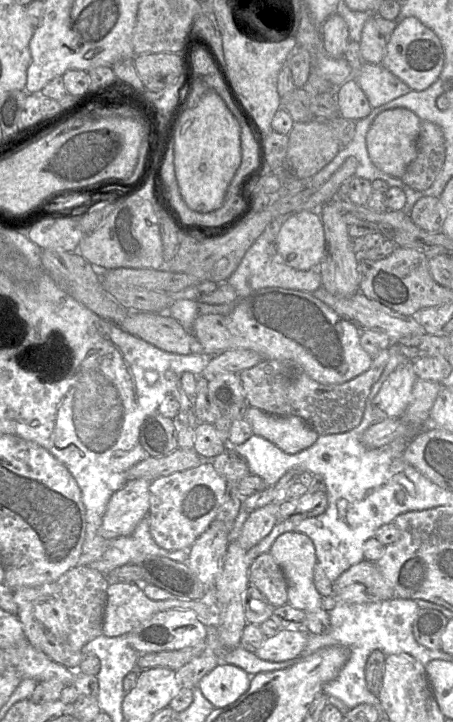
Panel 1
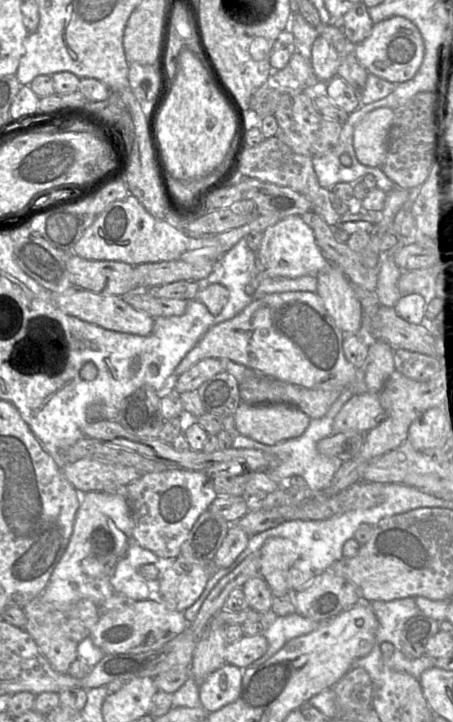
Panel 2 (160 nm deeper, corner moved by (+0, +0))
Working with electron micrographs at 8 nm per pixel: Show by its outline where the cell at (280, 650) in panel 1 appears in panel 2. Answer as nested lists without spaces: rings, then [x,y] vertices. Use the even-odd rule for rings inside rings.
[[[263,634],[247,636],[228,643],[225,649],[225,661],[240,669],[245,669],[262,657],[267,651],[268,643]]]

